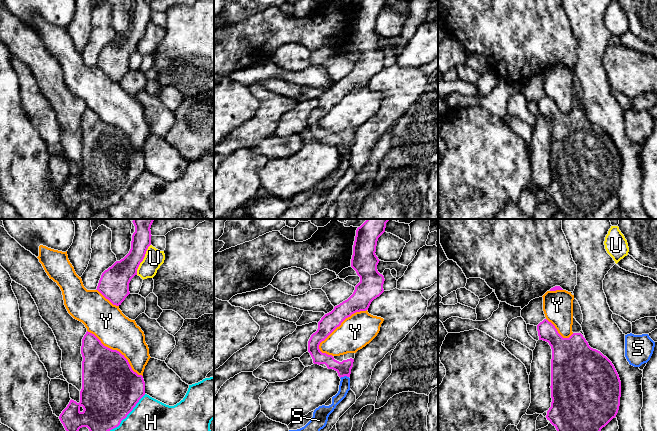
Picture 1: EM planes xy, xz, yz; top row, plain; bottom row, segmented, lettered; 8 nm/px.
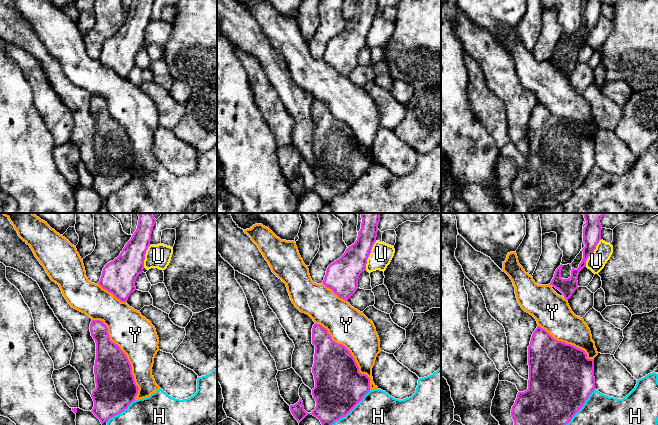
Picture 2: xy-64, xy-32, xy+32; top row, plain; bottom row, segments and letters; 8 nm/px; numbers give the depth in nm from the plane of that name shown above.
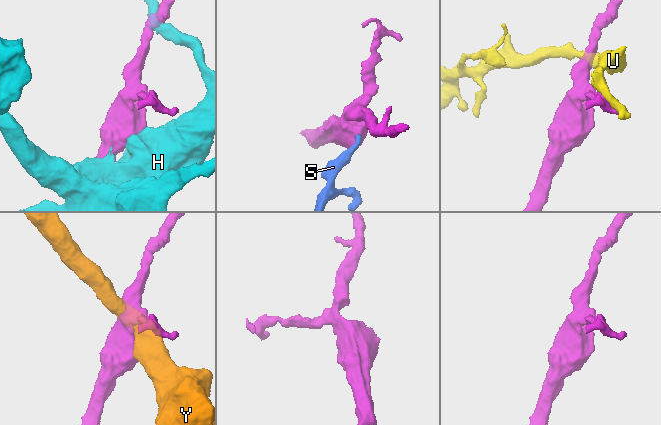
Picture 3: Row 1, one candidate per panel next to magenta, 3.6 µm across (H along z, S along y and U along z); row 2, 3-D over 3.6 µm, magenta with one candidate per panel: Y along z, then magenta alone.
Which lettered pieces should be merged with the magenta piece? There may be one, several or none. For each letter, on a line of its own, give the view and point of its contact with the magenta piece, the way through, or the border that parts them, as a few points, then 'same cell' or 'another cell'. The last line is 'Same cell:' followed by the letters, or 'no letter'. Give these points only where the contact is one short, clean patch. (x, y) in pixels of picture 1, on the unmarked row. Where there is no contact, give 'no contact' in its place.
H: xy (125, 193) | another cell
S: xz (344, 151) | across xz (343, 144), (344, 151), (344, 163) | same cell
U: xy (143, 34) | another cell
Y: xz (339, 101) | another cell
Same cell: S

